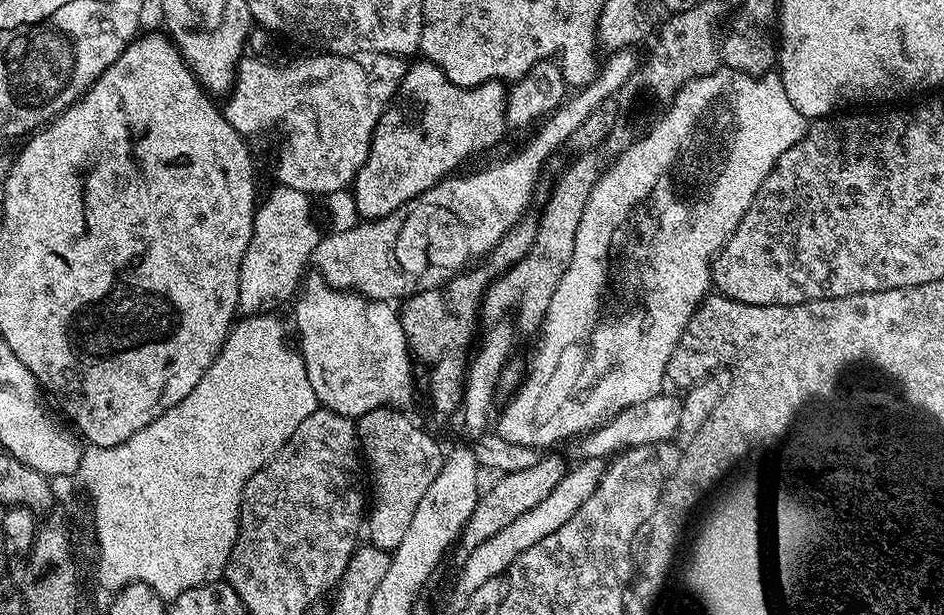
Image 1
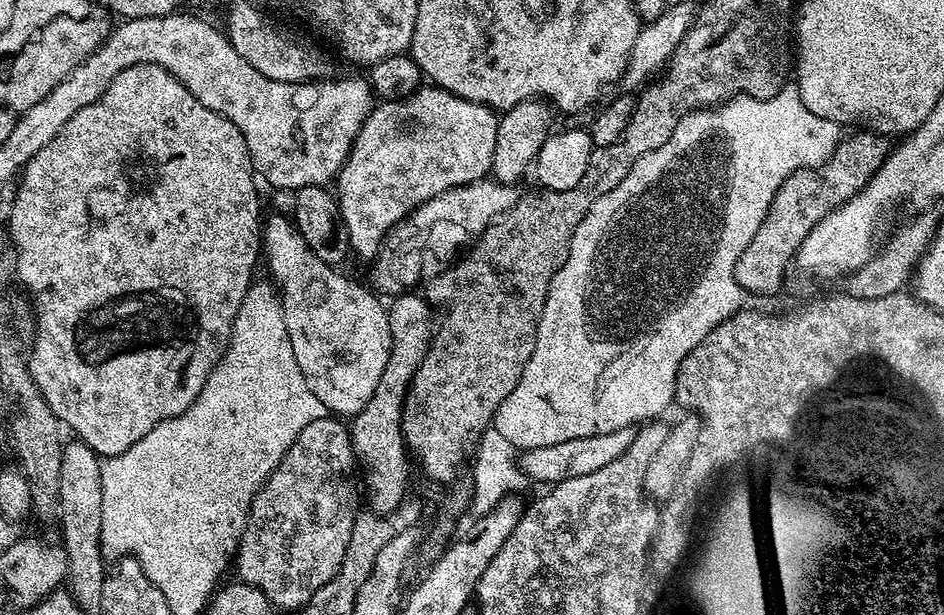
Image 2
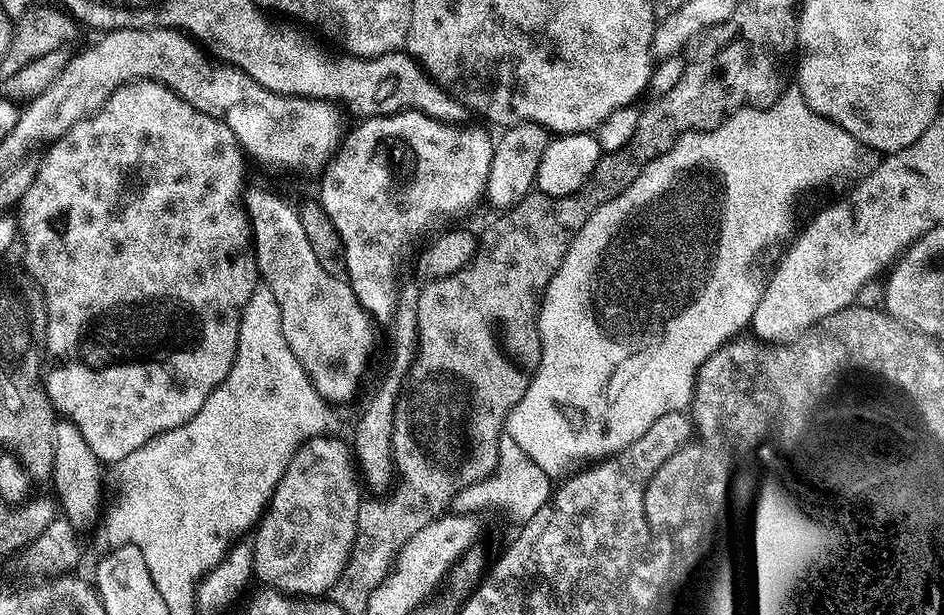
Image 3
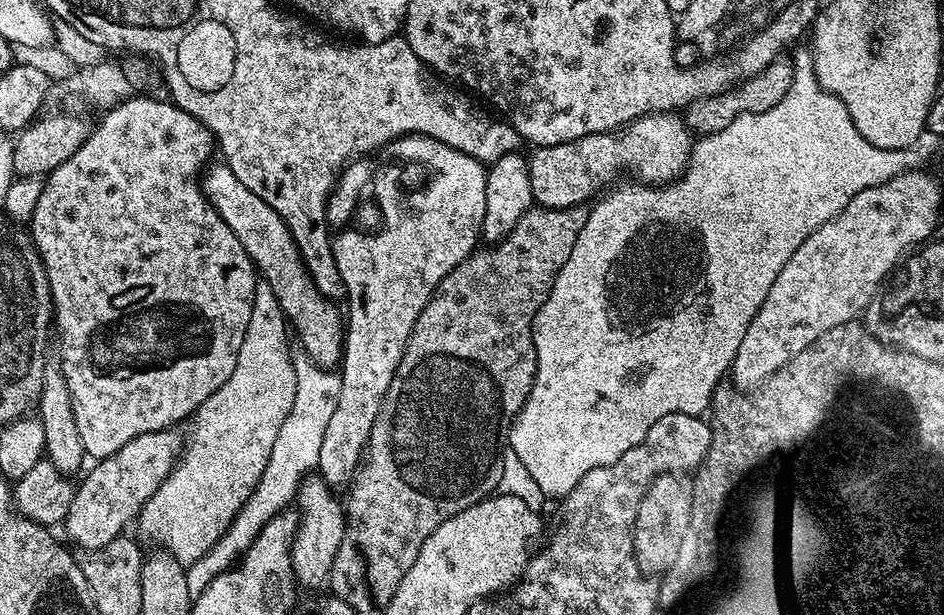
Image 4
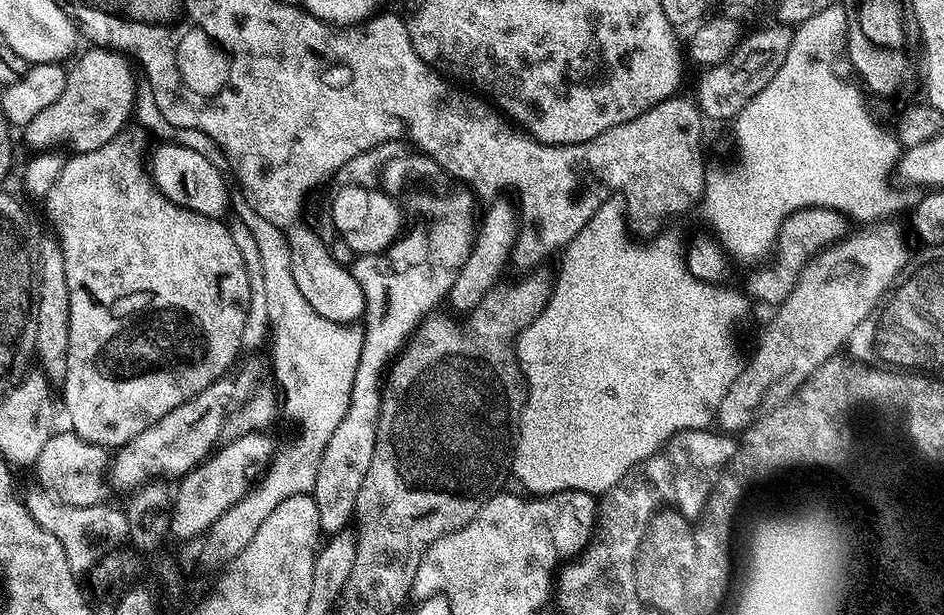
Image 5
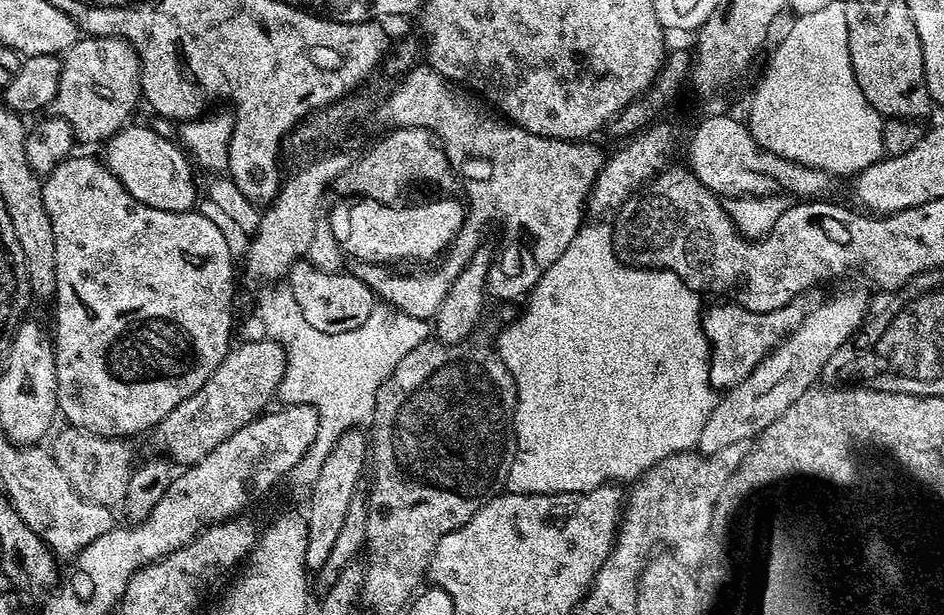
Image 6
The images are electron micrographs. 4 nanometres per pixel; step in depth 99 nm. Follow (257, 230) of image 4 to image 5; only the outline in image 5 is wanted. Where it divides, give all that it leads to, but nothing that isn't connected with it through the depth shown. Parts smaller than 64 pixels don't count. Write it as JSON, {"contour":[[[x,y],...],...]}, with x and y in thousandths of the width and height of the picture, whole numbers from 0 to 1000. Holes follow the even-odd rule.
{"contour":[[[185,231],[171,233],[171,241],[159,257],[159,283],[178,325],[194,338],[206,341],[215,351],[240,353],[244,345],[244,307],[238,281],[228,272],[220,255],[214,255],[208,244],[198,242]]]}

